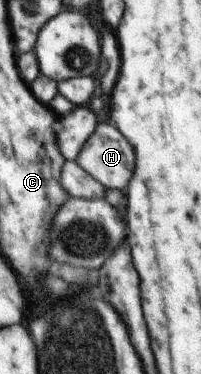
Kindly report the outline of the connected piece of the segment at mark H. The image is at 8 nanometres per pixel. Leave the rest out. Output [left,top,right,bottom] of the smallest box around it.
[77,123,135,189]

